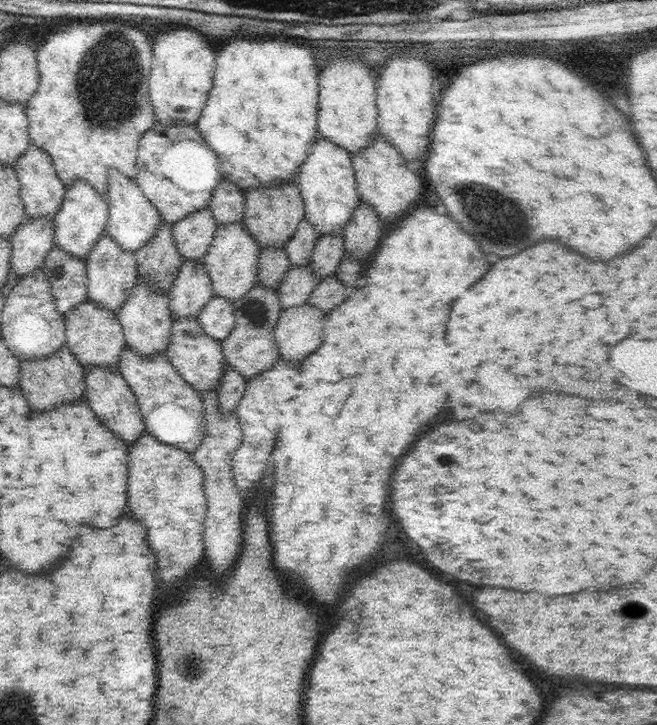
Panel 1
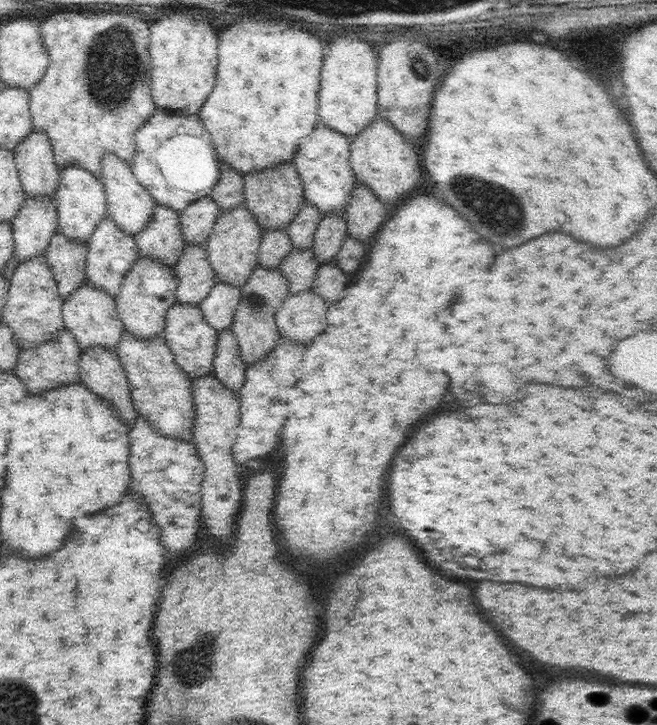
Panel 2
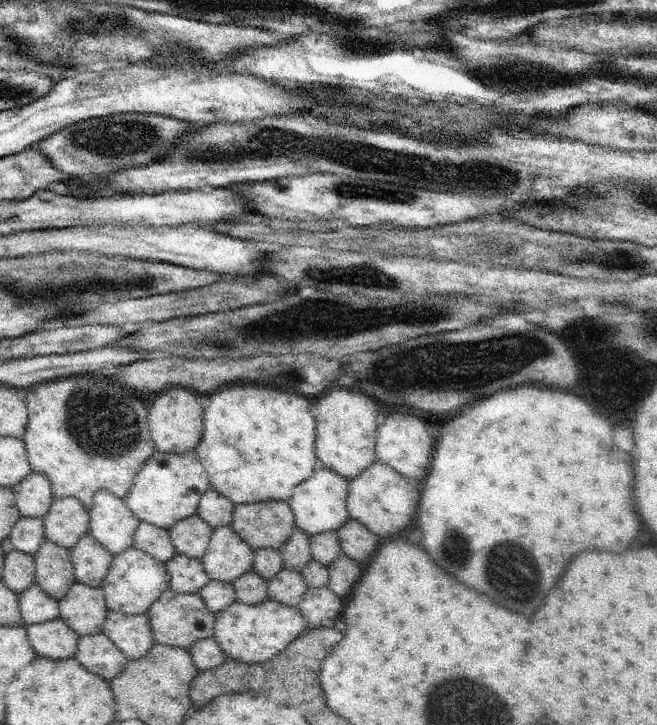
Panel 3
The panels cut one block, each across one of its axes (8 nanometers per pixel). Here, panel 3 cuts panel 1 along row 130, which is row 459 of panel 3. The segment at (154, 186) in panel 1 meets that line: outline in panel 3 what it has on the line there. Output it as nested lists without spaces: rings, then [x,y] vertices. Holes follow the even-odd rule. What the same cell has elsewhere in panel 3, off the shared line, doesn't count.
[[[155,451],[134,477],[134,482],[124,499],[140,521],[170,530],[183,518],[197,513],[201,496],[210,488],[209,474],[195,452]]]

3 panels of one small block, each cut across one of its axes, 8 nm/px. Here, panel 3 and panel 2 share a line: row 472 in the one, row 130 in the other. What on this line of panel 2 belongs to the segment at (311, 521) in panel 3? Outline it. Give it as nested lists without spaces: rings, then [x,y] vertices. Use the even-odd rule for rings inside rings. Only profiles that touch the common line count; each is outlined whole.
[[[318,123],[315,129],[300,142],[293,158],[302,179],[303,193],[323,216],[328,213],[346,214],[348,201],[357,178],[349,161],[351,139],[329,126]]]

